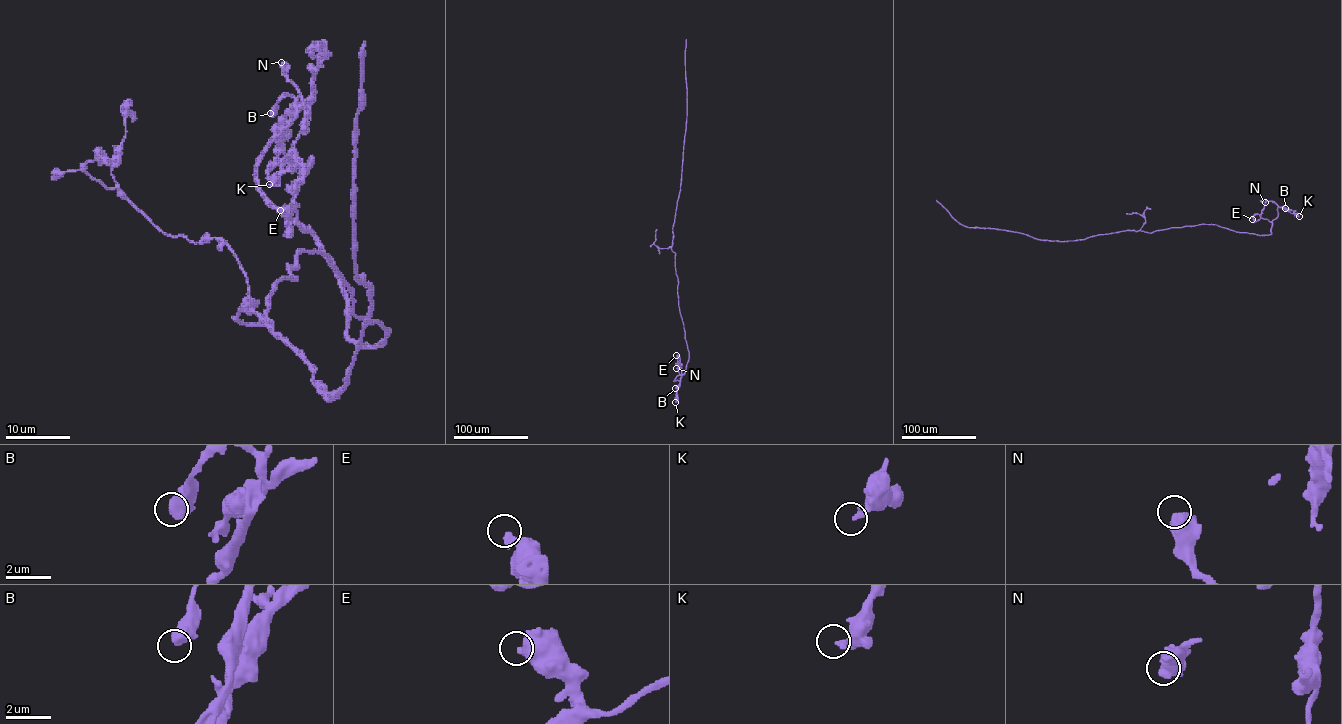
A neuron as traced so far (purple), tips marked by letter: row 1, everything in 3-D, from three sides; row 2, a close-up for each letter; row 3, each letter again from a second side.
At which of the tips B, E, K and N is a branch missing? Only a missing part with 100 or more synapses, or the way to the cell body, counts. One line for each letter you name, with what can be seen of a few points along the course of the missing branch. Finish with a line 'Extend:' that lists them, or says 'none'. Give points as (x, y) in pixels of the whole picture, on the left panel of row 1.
Extend: none

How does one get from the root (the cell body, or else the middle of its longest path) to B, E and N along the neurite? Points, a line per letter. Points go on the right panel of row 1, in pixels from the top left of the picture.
B: (1133, 230), (1151, 233), (1212, 224), (1239, 232), (1269, 235), (1272, 221), (1278, 215), (1277, 208), (1285, 208)
E: (1133, 230), (1151, 233), (1212, 224), (1239, 232), (1271, 233), (1272, 222), (1262, 218), (1252, 219)
N: (1133, 230), (1151, 233), (1212, 224), (1239, 232), (1269, 235), (1272, 222), (1260, 216), (1265, 202)

